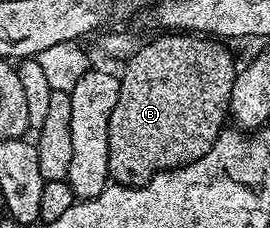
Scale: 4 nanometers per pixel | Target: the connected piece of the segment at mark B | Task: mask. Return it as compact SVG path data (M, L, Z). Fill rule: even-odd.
M179 30L160 35L164 36L149 44L141 43L123 65L124 72L119 73L118 102L114 102L108 123L108 174L115 183L126 188L135 188L160 172L168 172L171 168L180 168L202 158L202 154L206 154L220 133L225 131L224 119L227 121L230 116L228 103L234 90L238 64L220 45L223 43L204 34L185 34Z

